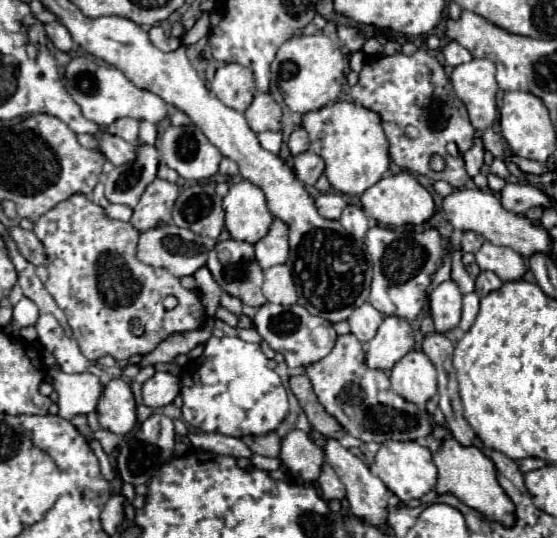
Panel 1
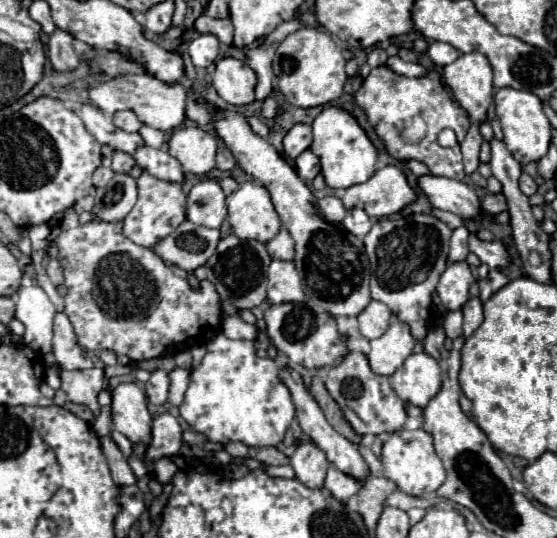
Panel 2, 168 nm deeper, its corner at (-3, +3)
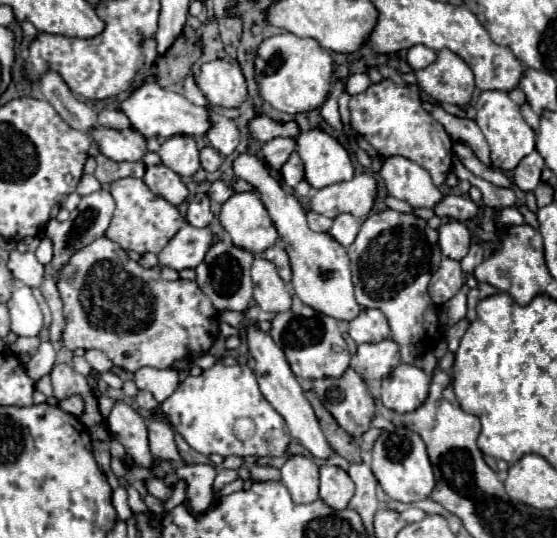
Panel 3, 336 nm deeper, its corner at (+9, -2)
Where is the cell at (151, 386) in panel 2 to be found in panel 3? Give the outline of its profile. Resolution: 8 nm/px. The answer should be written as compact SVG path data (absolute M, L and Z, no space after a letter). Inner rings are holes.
M140 390L140 392L136 394L136 404L138 404L140 408L144 408L144 410L158 410L156 398L152 396L152 392L146 392L146 390Z

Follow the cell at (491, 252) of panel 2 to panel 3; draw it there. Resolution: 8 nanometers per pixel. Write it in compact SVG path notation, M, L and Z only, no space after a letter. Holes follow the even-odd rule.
M448 220L438 228L438 244L444 256L452 260L462 260L468 254L470 246L470 232L464 222L458 220Z

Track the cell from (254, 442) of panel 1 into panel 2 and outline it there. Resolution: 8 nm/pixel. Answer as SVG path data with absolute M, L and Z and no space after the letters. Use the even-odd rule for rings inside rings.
M250 447L250 457L264 465L286 465L288 457L278 447Z

